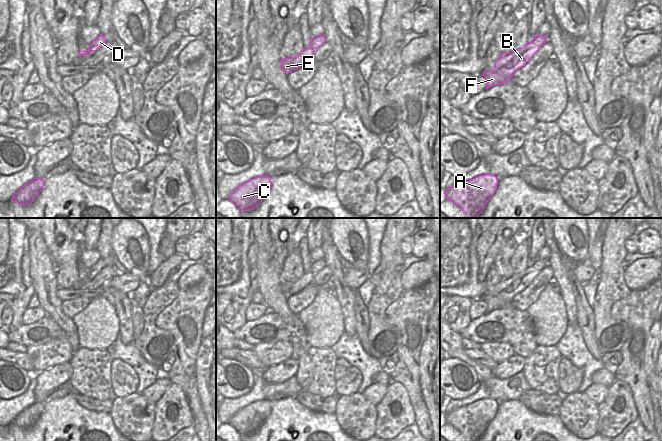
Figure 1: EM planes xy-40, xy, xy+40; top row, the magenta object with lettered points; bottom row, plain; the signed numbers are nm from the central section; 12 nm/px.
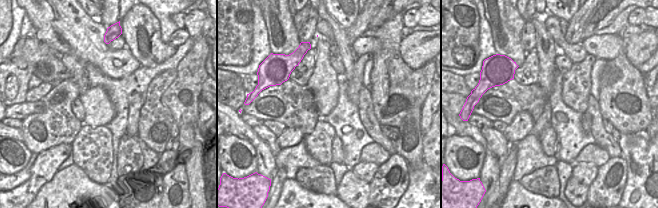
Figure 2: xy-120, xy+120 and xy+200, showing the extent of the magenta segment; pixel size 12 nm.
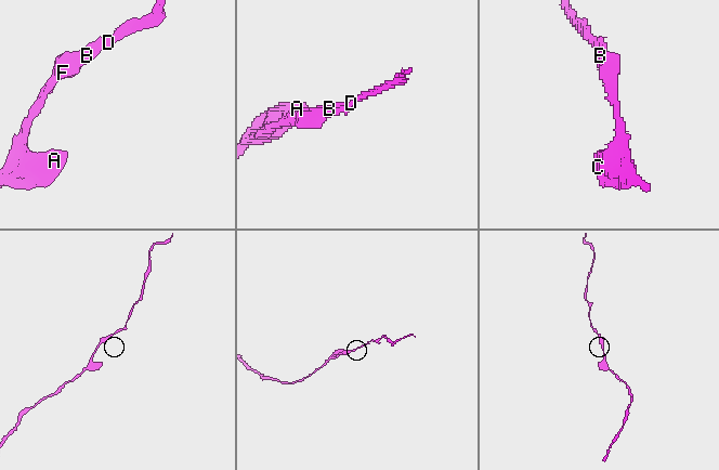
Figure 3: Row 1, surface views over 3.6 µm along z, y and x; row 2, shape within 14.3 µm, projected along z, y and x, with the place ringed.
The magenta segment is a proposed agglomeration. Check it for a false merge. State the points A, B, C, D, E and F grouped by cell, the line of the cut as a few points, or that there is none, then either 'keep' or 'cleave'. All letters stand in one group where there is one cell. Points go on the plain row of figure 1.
A B C D E F | no cut | keep

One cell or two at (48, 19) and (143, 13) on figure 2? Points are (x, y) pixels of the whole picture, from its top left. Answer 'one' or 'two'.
two

